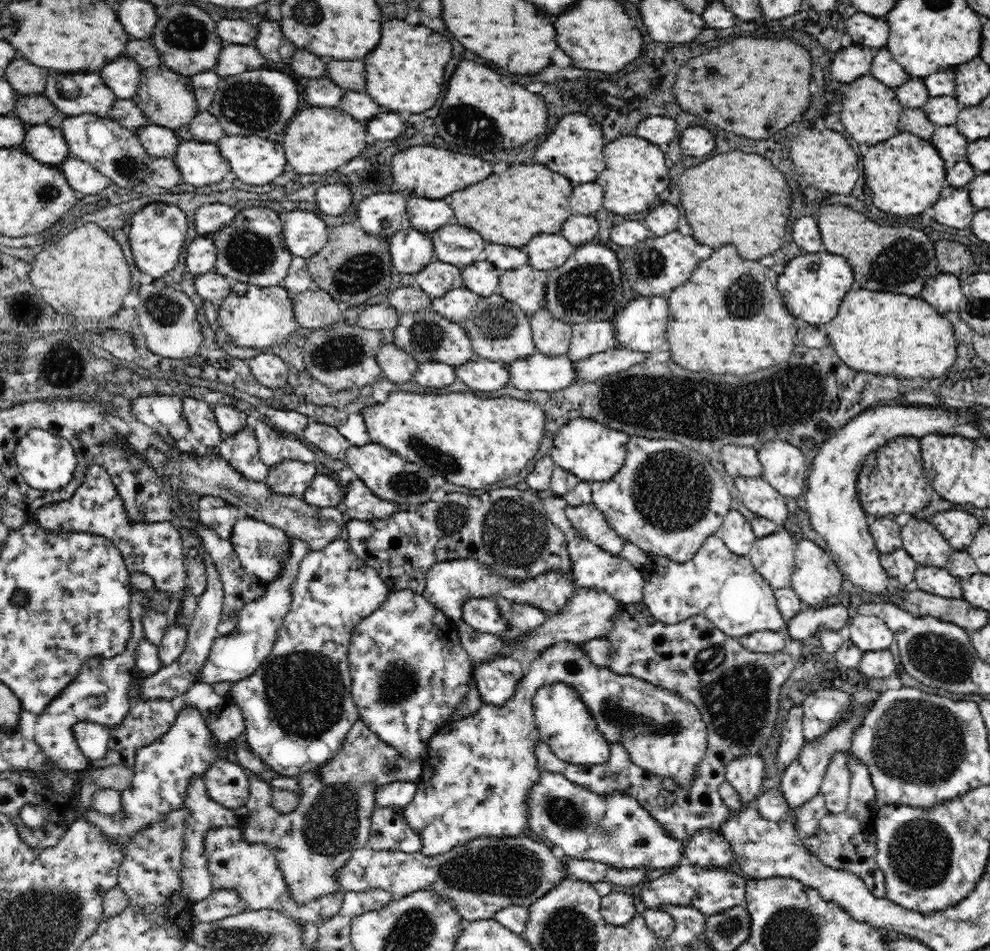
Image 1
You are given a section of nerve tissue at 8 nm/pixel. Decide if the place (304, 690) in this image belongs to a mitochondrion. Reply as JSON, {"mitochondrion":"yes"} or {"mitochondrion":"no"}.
{"mitochondrion":"yes"}

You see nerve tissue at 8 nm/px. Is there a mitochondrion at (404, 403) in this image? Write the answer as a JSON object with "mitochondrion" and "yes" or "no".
{"mitochondrion":"no"}

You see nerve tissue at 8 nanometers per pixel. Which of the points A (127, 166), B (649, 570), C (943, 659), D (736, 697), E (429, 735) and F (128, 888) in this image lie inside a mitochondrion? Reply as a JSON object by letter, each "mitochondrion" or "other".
{"A":"mitochondrion","B":"other","C":"mitochondrion","D":"mitochondrion","E":"other","F":"other"}

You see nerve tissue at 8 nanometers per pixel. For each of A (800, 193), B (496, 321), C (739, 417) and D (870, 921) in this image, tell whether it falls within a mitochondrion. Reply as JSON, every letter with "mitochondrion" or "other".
{"A":"other","B":"mitochondrion","C":"mitochondrion","D":"other"}

